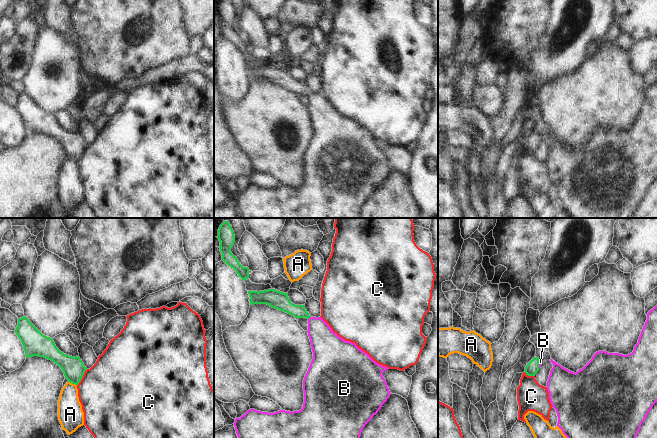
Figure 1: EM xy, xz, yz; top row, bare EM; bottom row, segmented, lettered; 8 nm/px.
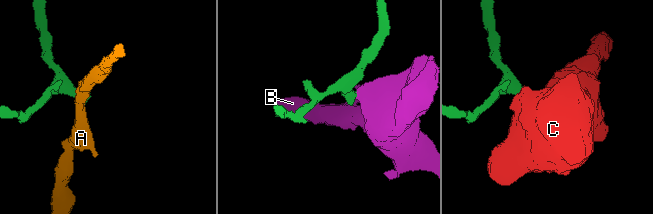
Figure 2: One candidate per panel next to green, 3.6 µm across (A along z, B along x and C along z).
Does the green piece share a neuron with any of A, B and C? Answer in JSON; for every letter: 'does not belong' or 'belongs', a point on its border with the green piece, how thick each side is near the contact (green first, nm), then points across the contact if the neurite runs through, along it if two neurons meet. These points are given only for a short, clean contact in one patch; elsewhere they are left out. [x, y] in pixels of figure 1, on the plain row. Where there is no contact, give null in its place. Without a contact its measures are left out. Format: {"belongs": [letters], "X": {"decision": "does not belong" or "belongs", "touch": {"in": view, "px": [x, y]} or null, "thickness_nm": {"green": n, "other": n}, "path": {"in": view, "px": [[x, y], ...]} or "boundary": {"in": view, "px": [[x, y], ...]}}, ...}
{"belongs": ["B"], "A": {"decision": "does not belong", "touch": {"in": "xy", "px": [72, 159]}, "thickness_nm": {"green": 180, "other": 200}, "boundary": {"in": "xy", "px": [[68, 157], [76, 161]]}}, "B": {"decision": "belongs", "touch": {"in": "xz", "px": [309, 93]}, "thickness_nm": {"green": 130, "other": 220}, "path": {"in": "xz", "px": [[282, 78], [286, 82], [309, 93], [317, 103], [325, 119]]}}, "C": {"decision": "does not belong", "touch": {"in": "xy", "px": [82, 152]}, "thickness_nm": {"green": 180, "other": 480}, "boundary": {"in": "xy", "px": [[87, 145], [77, 161]]}}}

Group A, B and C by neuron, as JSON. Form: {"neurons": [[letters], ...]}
{"neurons": [["A"], ["B"], ["C"]]}

